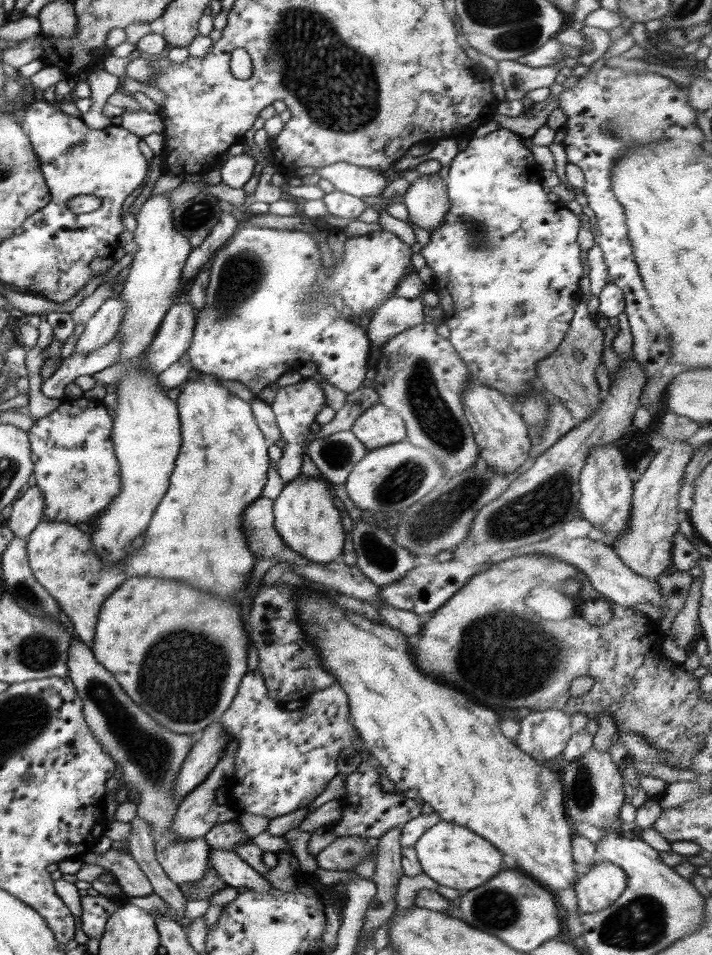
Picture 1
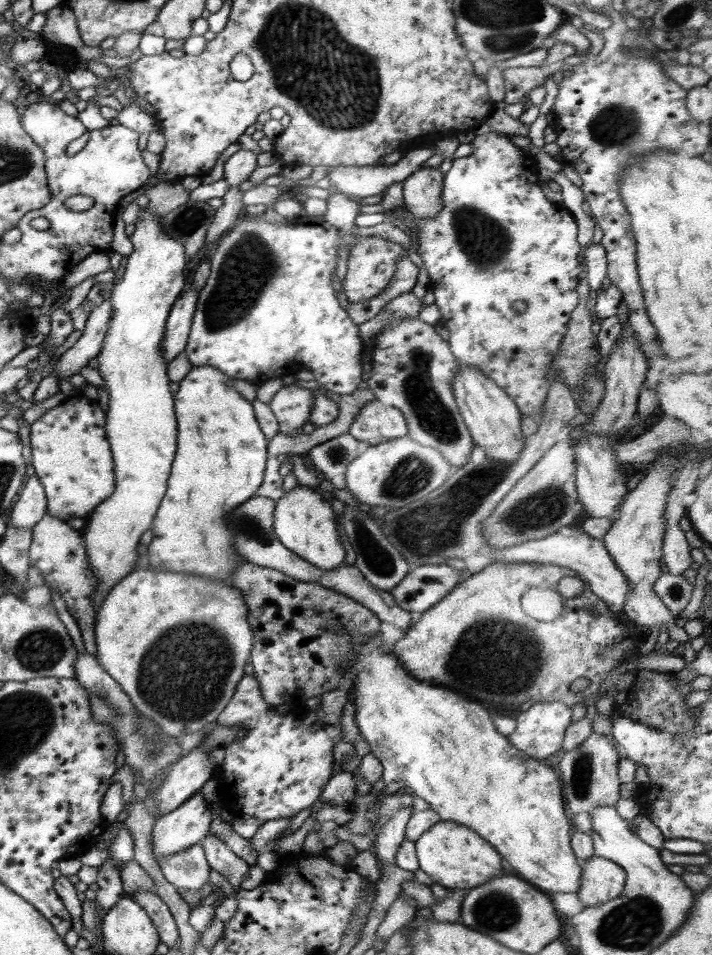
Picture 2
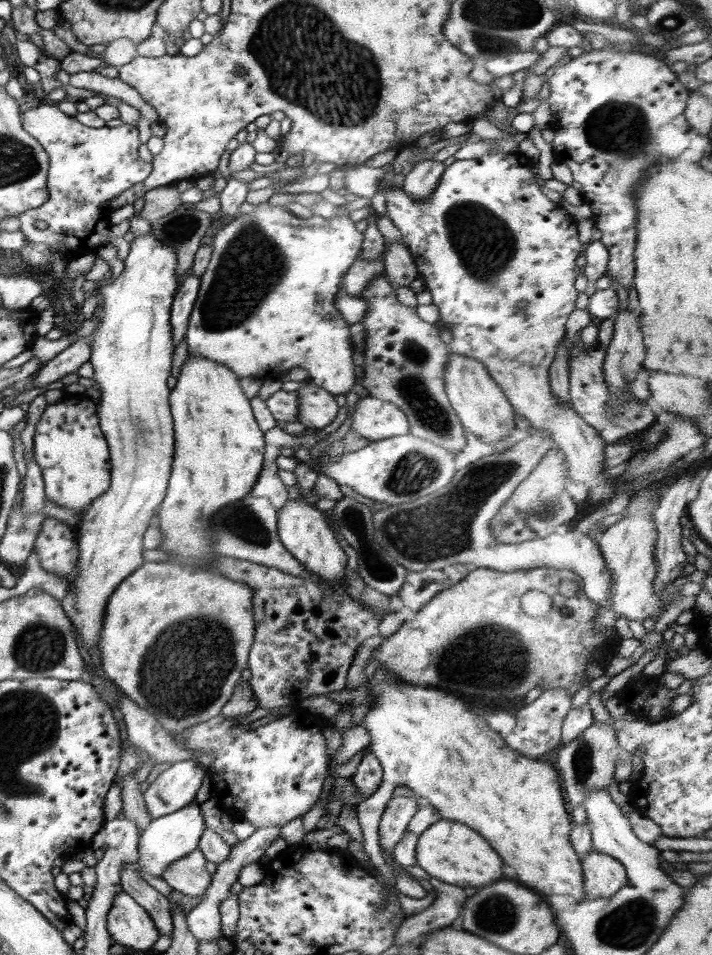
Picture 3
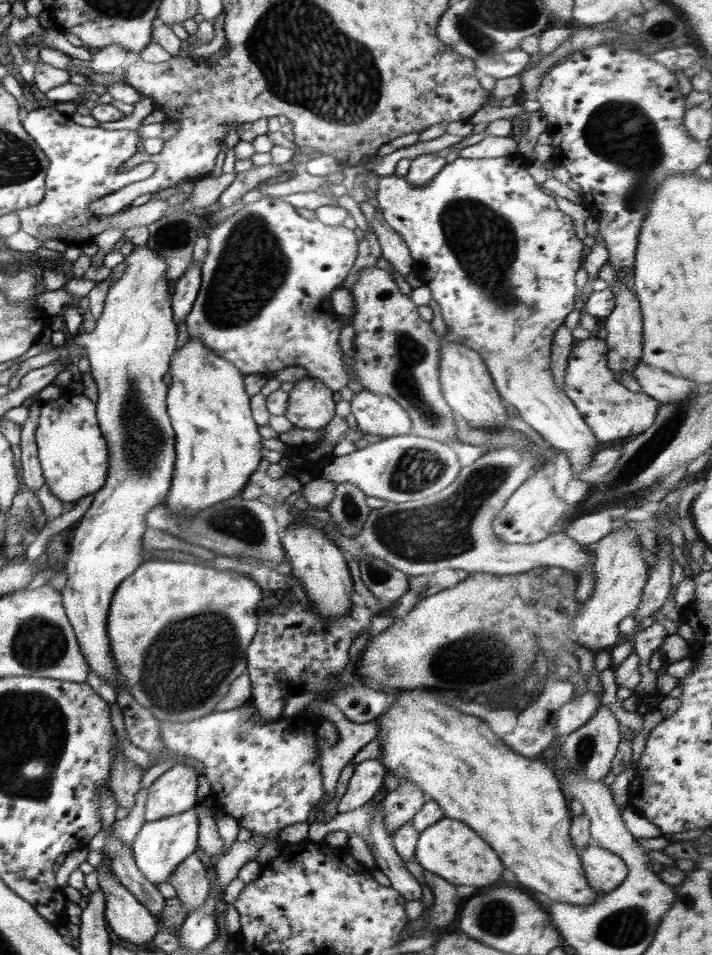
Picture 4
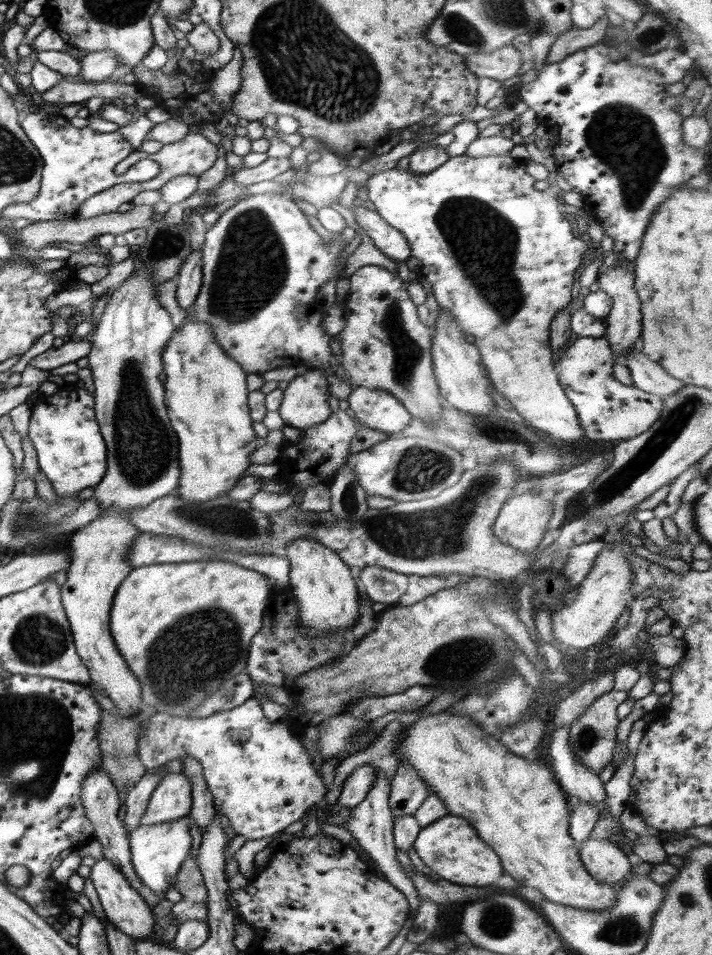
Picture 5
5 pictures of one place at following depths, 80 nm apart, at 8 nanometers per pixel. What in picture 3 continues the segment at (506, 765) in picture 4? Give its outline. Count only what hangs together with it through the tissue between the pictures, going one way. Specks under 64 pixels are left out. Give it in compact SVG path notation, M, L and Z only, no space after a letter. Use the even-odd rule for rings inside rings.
M380 668L369 670L366 686L373 694L373 701L361 725L370 735L369 748L380 761L383 780L374 794L357 804L356 810L363 832L364 850L370 858L372 868L384 878L383 890L395 890L387 887L395 886L395 870L383 855L379 843L379 822L394 788L408 786L416 796L422 797L422 801L438 810L442 818L462 822L482 834L500 854L500 858L516 870L518 880L538 894L568 894L576 900L585 899L582 858L576 854L568 838L573 824L561 780L554 766L522 756L519 751L508 748L502 735L492 732L483 716L476 714L470 705L446 691L412 686Z

